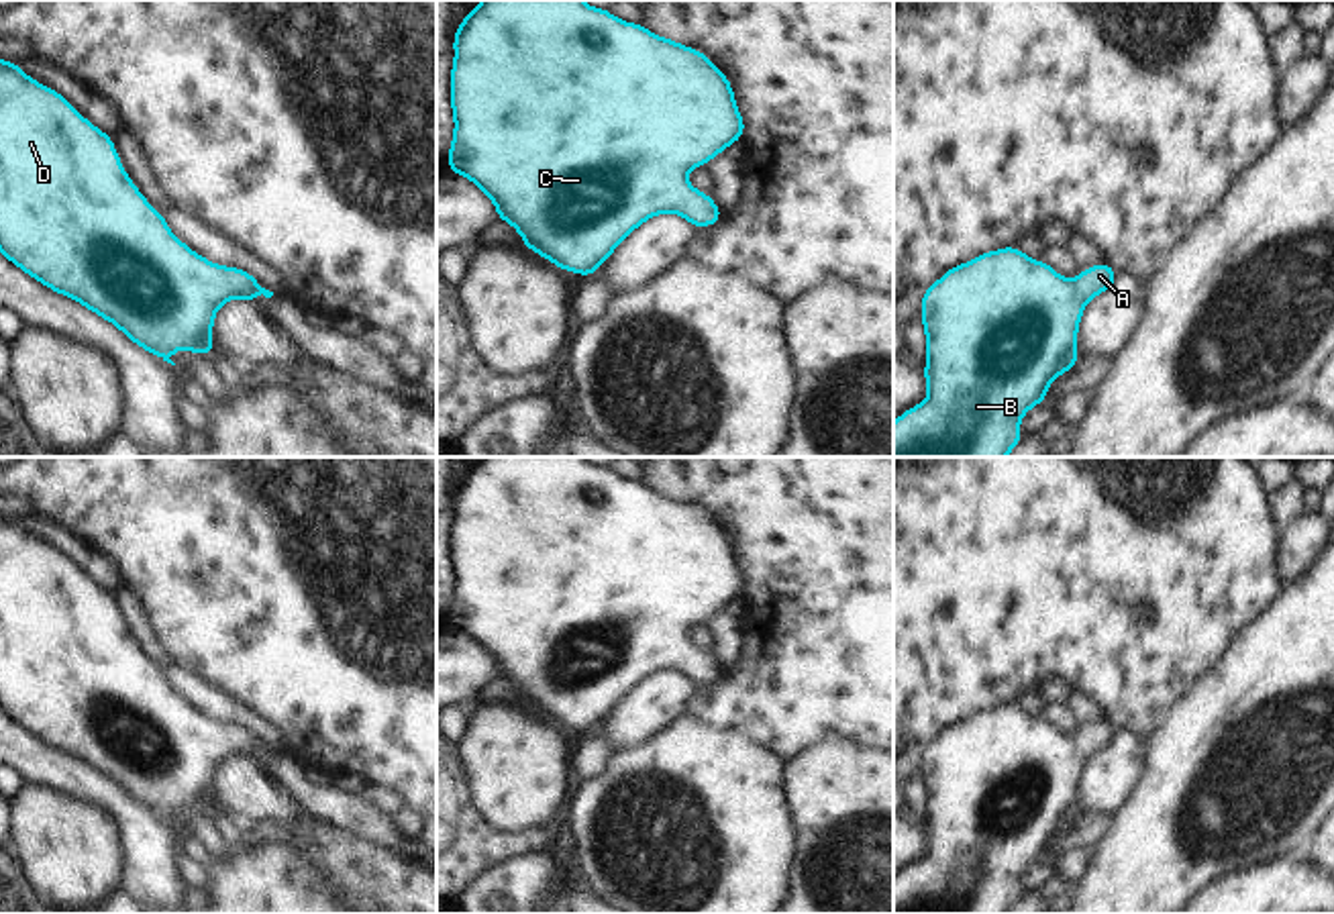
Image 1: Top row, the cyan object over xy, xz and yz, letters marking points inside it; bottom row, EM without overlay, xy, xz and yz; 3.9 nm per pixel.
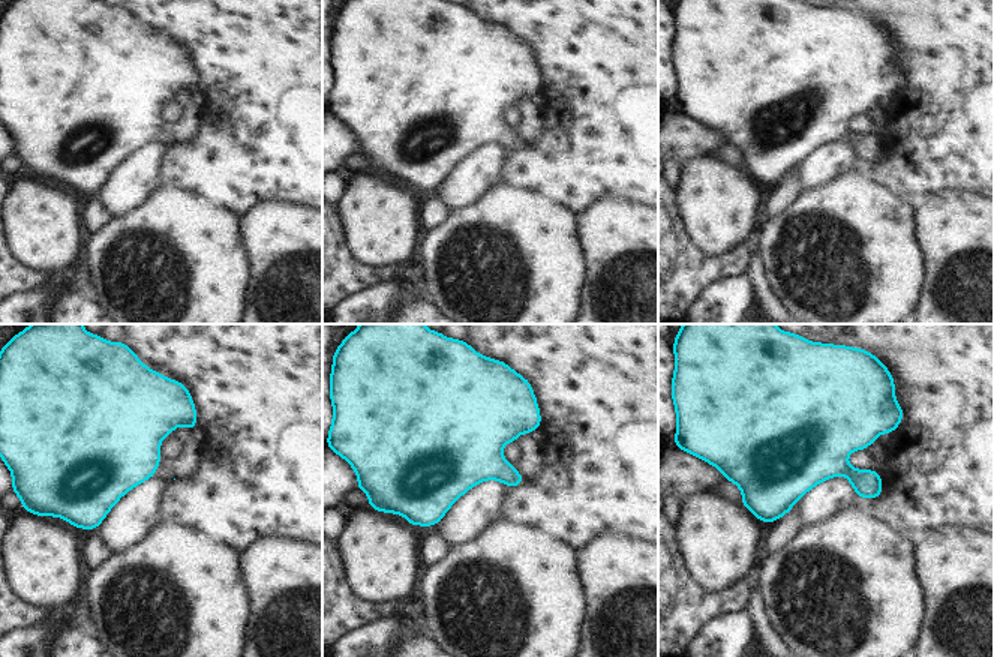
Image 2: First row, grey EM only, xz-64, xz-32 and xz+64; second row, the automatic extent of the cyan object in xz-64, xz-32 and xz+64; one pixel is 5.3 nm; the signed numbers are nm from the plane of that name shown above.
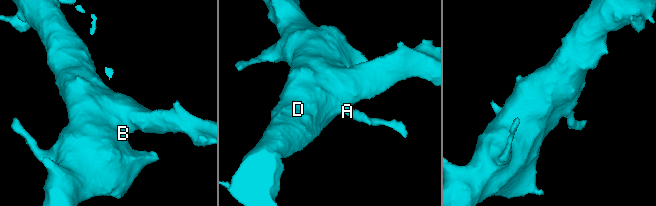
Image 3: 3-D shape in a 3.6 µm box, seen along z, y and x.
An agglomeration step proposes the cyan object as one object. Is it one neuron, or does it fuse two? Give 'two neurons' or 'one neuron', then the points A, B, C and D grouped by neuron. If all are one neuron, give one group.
one neuron; A B C D

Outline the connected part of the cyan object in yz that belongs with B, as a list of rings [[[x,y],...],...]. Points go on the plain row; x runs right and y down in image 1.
[[[1018,704],[948,726],[922,751],[928,857],[893,879],[893,914],[1006,914],[1022,894],[1018,877],[1044,859],[1050,839],[1079,816],[1083,763],[1114,737],[1116,726],[1108,720],[1065,737]]]

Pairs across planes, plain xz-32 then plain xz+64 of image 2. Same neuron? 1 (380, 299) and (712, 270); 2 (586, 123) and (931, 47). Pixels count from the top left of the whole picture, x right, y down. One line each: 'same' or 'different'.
1: different
2: same

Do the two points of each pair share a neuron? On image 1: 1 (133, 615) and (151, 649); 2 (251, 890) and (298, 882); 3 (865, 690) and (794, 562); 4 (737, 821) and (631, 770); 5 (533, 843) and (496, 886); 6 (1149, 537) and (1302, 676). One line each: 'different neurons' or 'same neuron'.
1: same neuron
2: same neuron
3: same neuron
4: same neuron
5: different neurons
6: different neurons

